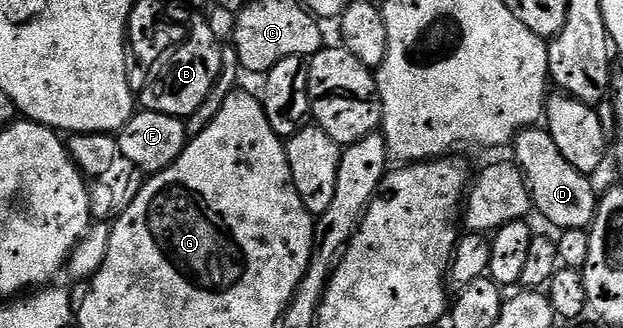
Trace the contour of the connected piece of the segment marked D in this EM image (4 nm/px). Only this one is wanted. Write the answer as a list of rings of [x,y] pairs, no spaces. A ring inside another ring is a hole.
[[[545,127],[526,128],[514,137],[512,145],[513,163],[524,174],[526,185],[530,187],[530,199],[536,212],[539,212],[550,224],[555,224],[558,230],[568,228],[589,229],[598,209],[599,193],[594,193],[590,185],[591,177],[585,172],[576,170],[564,154],[556,146],[552,134]]]

